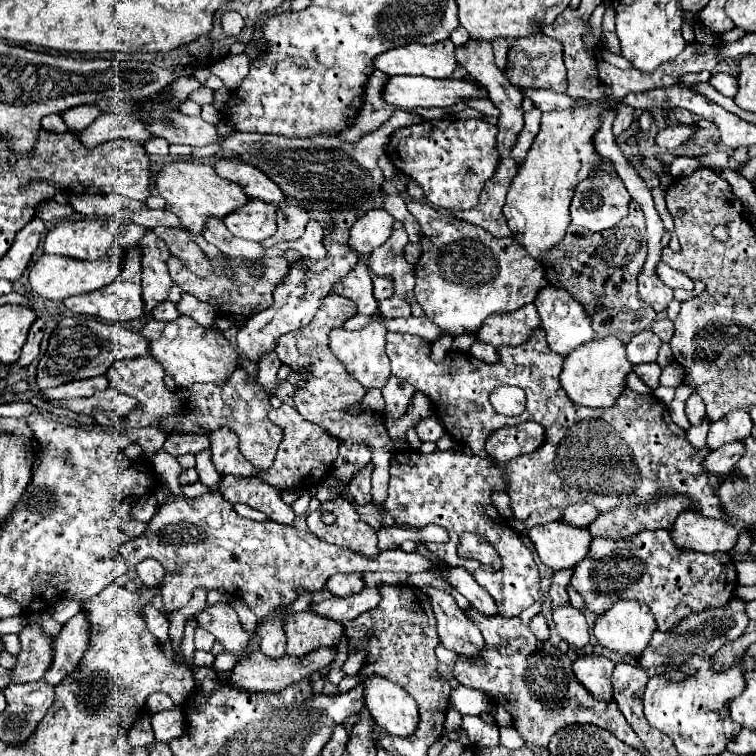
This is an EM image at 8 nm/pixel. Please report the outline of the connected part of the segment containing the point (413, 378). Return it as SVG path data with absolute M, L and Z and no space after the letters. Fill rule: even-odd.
M542 328L532 330L528 334L528 340L520 346L498 346L496 364L486 364L486 362L474 358L470 352L456 352L456 350L450 350L444 356L444 360L440 364L436 364L430 360L430 350L432 350L432 346L420 336L400 334L400 332L388 332L388 336L386 336L386 354L392 362L392 374L410 382L420 392L424 392L432 400L432 406L434 406L436 414L440 416L446 432L454 440L460 440L462 444L470 446L474 456L486 458L484 440L492 434L492 430L496 430L500 426L514 426L518 422L532 420L544 428L546 438L538 450L534 450L532 454L526 454L526 456L512 458L506 464L506 476L510 482L508 496L512 500L512 510L514 510L516 520L526 520L534 510L554 508L554 506L564 508L564 506L568 506L568 502L592 502L600 512L604 512L604 510L612 510L612 506L624 506L624 504L628 506L628 504L646 502L648 498L662 494L662 492L666 492L666 494L684 492L694 502L692 510L702 512L708 518L722 518L722 520L730 518L722 510L720 500L712 488L712 482L722 484L726 480L740 478L740 474L736 470L728 470L724 474L710 474L704 468L704 460L712 450L708 446L704 446L700 450L694 448L686 438L686 430L682 430L680 426L676 426L672 422L666 404L662 404L652 394L638 394L630 388L624 388L624 392L620 394L620 398L624 400L624 406L614 404L604 410L592 410L592 408L576 406L574 402L570 402L570 398L562 390L560 378L558 378L562 372L564 356L560 356L548 348ZM502 384L520 386L526 392L526 410L520 416L508 418L508 416L494 412L488 398L490 398L490 392Z

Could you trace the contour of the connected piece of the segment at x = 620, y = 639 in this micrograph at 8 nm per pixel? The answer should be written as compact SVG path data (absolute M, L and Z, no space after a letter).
M618 600L610 610L596 616L594 636L602 646L624 654L640 654L652 634L656 632L656 620L646 604L636 600Z

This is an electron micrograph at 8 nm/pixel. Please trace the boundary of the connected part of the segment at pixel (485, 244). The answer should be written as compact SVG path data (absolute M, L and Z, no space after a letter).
M408 194L403 199L422 228L422 256L414 266L414 294L426 316L444 334L458 336L478 330L490 314L518 310L532 302L540 288L548 286L540 264L514 238L496 238L484 228L452 218L446 210L416 202Z

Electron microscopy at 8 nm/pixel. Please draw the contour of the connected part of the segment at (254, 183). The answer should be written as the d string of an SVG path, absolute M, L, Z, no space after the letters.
M222 158L214 164L214 168L220 176L240 184L246 196L250 198L258 198L258 200L272 202L272 204L278 204L284 198L276 182L272 182L262 170L242 162L240 158Z

